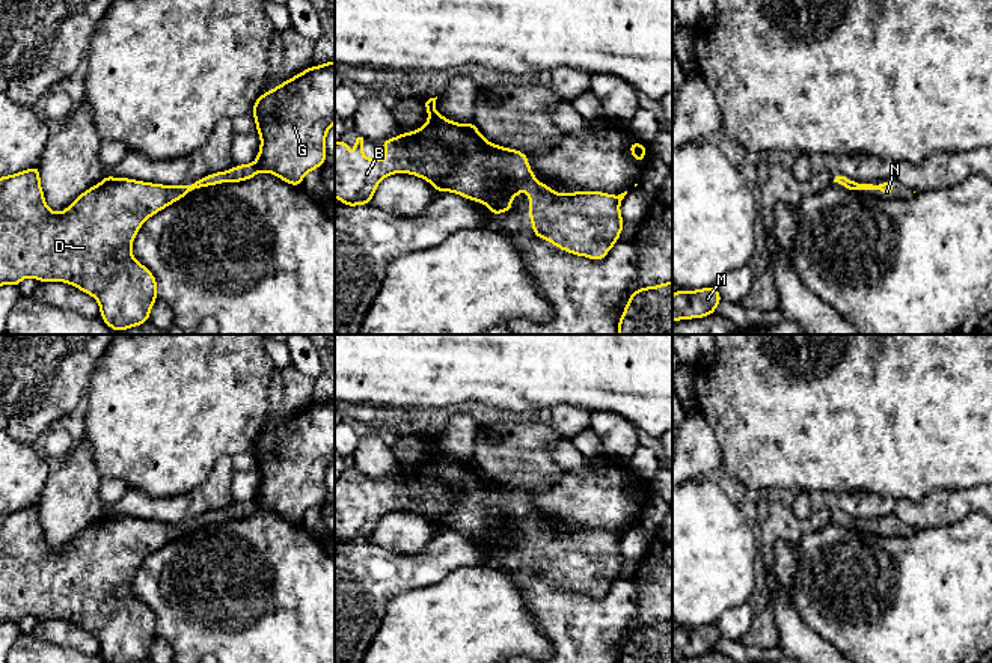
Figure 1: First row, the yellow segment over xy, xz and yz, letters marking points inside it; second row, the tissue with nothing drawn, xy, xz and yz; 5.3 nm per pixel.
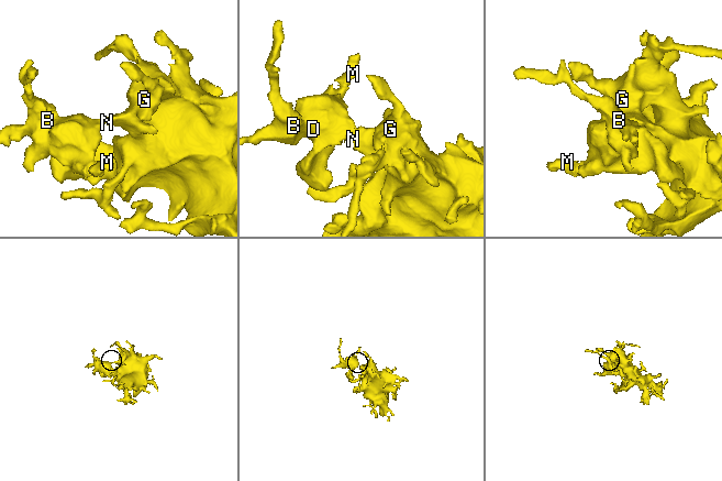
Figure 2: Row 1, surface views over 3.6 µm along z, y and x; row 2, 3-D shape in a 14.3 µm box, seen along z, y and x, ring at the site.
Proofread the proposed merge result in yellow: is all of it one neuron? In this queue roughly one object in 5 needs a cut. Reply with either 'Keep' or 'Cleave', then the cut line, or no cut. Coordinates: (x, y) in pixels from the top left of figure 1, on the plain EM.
Keep. No split

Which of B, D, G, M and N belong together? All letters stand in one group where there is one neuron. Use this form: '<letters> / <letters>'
B D G M N

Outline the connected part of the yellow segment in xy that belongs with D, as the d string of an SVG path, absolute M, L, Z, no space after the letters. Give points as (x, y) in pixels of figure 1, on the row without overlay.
M335 398L306 408L259 432L252 454L261 475L261 485L253 502L240 502L226 509L211 511L190 523L161 523L128 515L107 514L95 524L81 530L65 548L54 550L45 542L41 526L39 503L0 515L0 622L18 624L26 615L39 619L65 619L92 633L101 645L100 654L107 663L140 663L149 658L152 642L157 637L154 612L131 591L131 582L140 564L154 551L179 538L196 526L222 520L241 520L268 509L291 523L302 523L305 512L326 499L326 473L335 461Z

